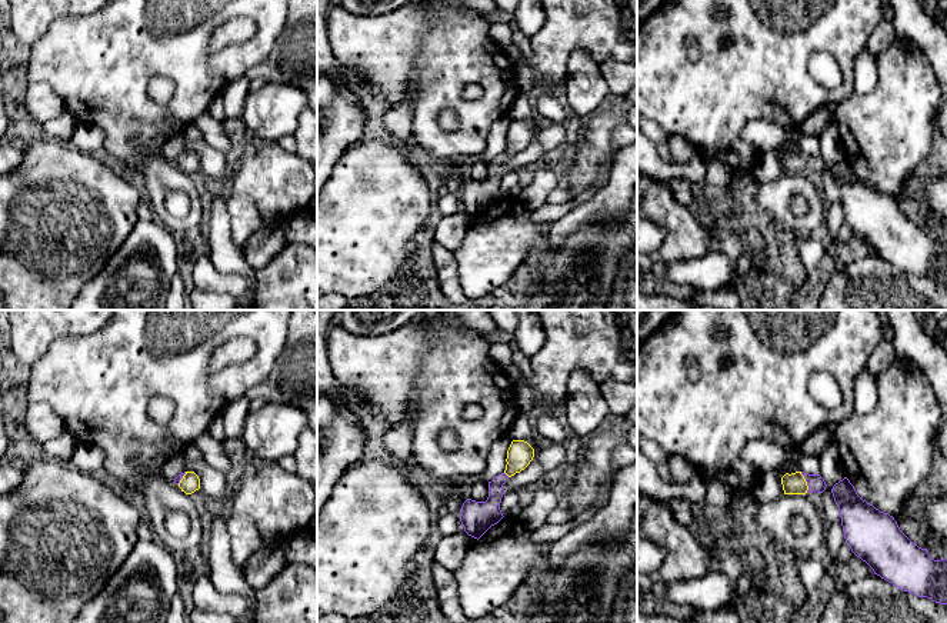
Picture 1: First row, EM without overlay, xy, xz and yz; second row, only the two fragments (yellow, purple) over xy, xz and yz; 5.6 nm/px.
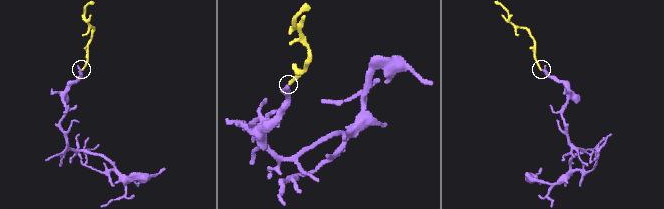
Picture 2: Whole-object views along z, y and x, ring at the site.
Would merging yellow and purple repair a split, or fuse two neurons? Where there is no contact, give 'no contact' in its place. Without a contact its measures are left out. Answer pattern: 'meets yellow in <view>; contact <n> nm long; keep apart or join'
meets yellow in yz; contact 130 nm long; join

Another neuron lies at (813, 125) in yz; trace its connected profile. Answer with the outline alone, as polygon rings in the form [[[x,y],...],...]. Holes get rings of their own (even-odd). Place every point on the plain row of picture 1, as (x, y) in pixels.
[[[818,107],[807,114],[801,123],[801,131],[804,136],[818,137],[826,127],[827,113],[823,107]]]

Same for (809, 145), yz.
[[[804,136],[800,139],[798,147],[800,147],[800,151],[804,151],[804,153],[820,154],[820,139]]]

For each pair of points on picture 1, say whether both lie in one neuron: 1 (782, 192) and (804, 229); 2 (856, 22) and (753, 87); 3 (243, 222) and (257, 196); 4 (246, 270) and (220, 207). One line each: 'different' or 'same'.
1: same
2: same
3: same
4: same

